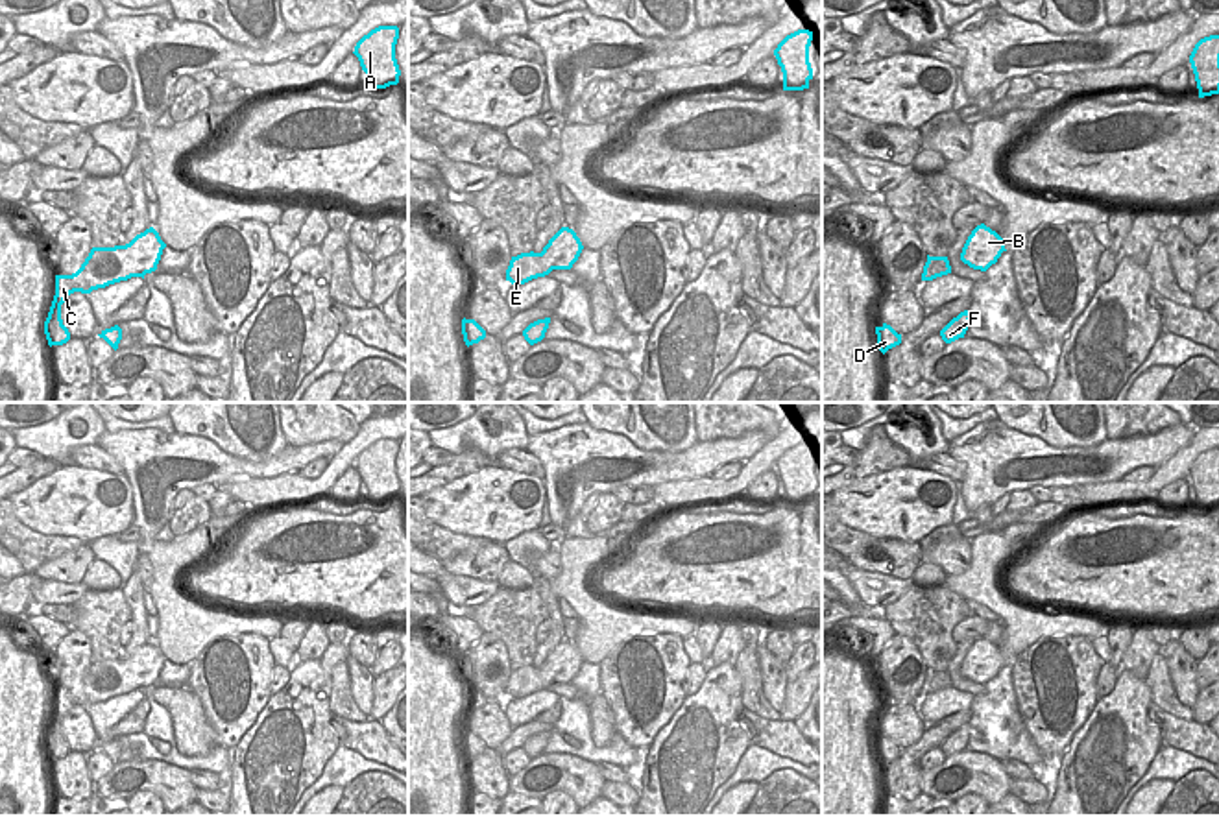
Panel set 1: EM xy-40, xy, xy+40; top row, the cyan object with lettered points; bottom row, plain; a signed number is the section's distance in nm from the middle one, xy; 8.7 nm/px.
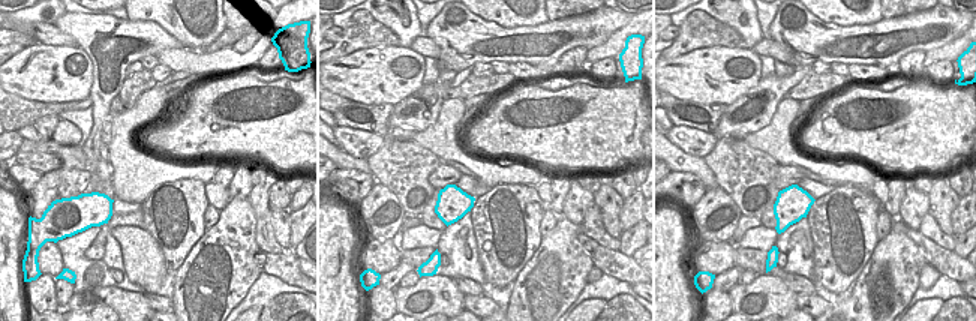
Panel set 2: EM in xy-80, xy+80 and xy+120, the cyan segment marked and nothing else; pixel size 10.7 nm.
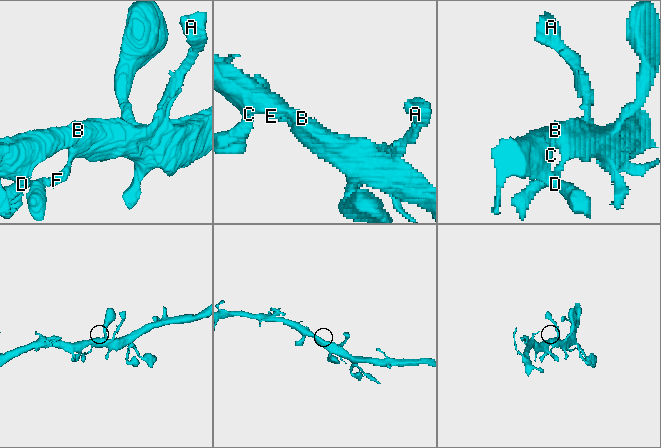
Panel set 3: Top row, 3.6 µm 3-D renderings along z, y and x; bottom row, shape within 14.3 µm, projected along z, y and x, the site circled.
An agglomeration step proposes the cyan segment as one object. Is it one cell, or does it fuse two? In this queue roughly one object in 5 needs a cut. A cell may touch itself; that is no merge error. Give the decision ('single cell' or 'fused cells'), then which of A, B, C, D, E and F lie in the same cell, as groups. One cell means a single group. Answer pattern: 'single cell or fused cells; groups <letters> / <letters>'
single cell; groups A B C D E F

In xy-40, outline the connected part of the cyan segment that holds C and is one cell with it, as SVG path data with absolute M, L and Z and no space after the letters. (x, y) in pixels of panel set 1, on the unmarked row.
M150 641L137 648L126 659L92 661L81 681L72 689L55 689L55 709L44 735L48 759L63 759L70 753L68 742L61 733L61 718L74 707L91 707L92 703L142 690L157 683L166 657L159 646Z

